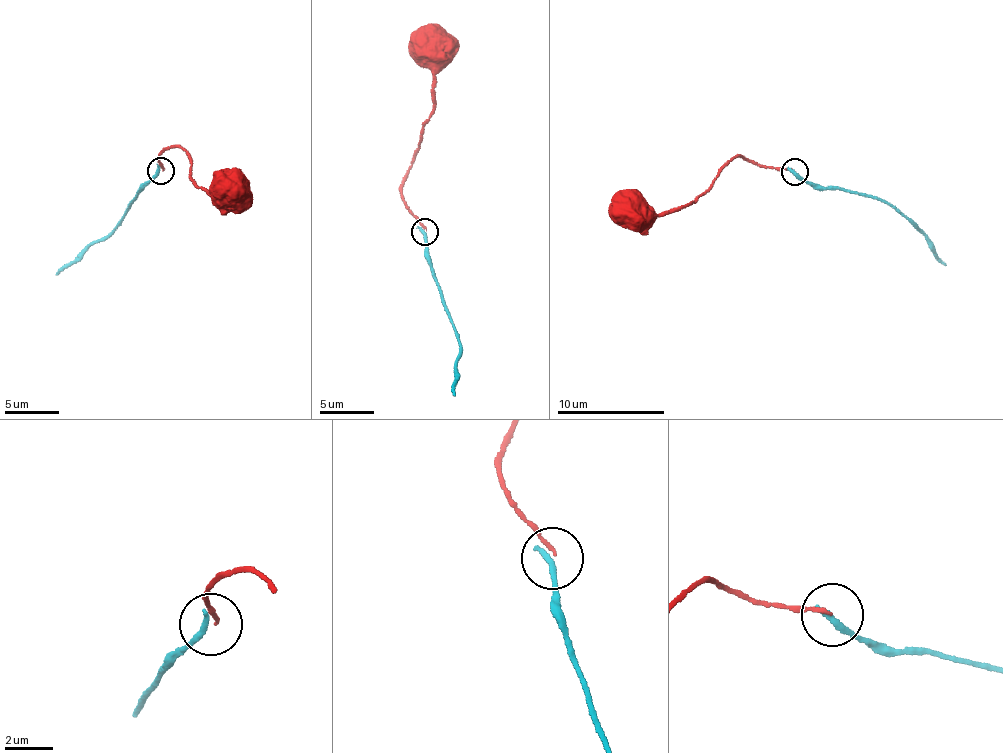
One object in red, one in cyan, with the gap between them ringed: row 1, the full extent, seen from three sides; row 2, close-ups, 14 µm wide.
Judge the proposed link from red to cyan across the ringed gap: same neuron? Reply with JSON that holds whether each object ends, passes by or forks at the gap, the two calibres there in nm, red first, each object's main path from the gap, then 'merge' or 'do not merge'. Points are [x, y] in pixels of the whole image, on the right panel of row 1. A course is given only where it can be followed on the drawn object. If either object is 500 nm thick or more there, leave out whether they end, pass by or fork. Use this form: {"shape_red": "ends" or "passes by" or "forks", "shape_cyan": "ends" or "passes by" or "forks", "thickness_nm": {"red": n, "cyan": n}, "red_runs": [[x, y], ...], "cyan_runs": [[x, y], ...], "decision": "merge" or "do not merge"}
{"shape_red": "ends", "shape_cyan": "ends", "thickness_nm": {"red": 140, "cyan": 300}, "red_runs": [[795, 172], [737, 156], [695, 200], [658, 215], [647, 213], [643, 207], [631, 209]], "cyan_runs": [[793, 172], [828, 187], [886, 201], [913, 220], [945, 266]], "decision": "do not merge"}

